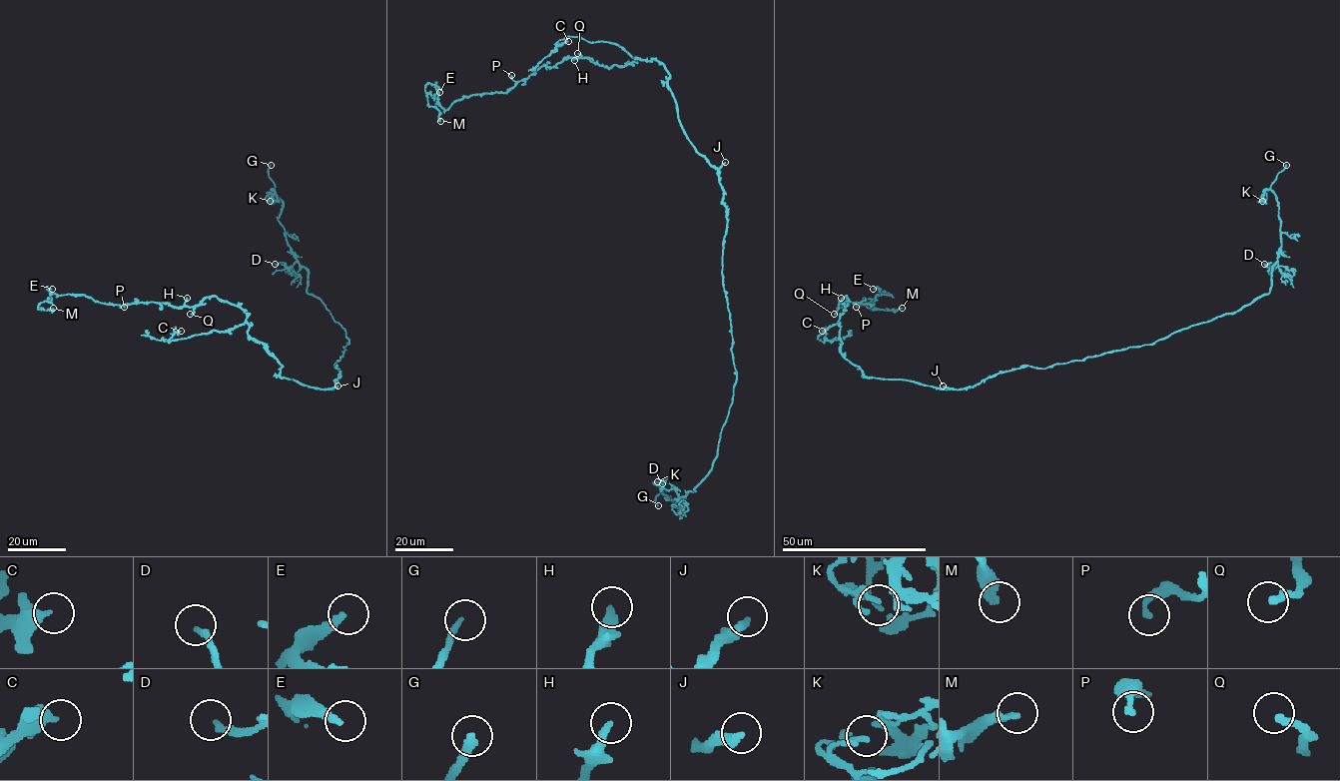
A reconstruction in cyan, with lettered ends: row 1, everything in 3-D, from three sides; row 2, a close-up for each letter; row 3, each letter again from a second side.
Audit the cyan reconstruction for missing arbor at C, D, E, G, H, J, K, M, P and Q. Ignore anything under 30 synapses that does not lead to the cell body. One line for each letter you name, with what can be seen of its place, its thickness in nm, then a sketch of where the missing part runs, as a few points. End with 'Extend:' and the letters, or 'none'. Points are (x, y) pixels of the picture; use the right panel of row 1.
G: (1286, 165) | 240 nm | (1286, 165), (1288, 157), (1284, 152), (1271, 151), (1257, 134)
Extend: G

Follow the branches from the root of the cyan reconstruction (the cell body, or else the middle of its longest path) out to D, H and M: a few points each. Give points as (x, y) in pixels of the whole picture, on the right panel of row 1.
D: (956, 389), (1027, 366), (1047, 368), (1153, 344), (1233, 314), (1269, 292), (1271, 267), (1277, 264), (1264, 264)
H: (956, 389), (867, 378), (840, 351), (838, 321), (848, 300), (846, 296), (838, 306), (841, 298)
M: (956, 389), (867, 378), (841, 353), (846, 296), (839, 307), (872, 305), (888, 294), (864, 304), (902, 308)

